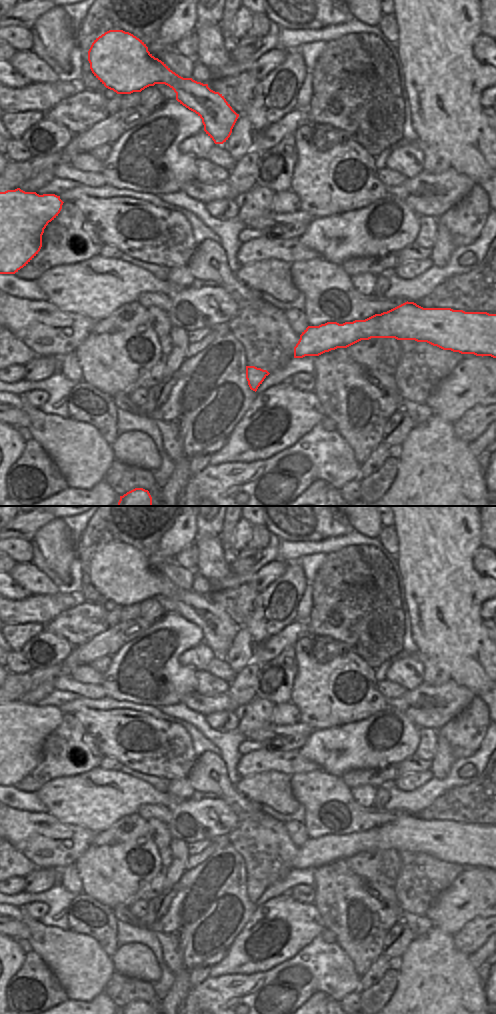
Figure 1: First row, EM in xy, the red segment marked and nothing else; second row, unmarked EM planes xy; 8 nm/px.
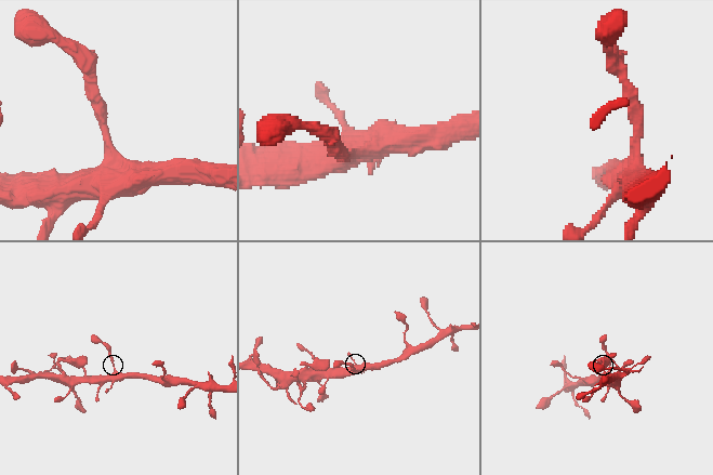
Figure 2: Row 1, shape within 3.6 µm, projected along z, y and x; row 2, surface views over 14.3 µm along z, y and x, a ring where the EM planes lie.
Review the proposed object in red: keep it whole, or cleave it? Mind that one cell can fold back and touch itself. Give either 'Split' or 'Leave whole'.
Leave whole

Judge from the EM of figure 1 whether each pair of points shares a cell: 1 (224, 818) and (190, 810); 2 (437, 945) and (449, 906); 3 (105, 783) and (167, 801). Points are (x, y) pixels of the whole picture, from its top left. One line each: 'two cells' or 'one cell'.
1: one cell
2: two cells
3: one cell

